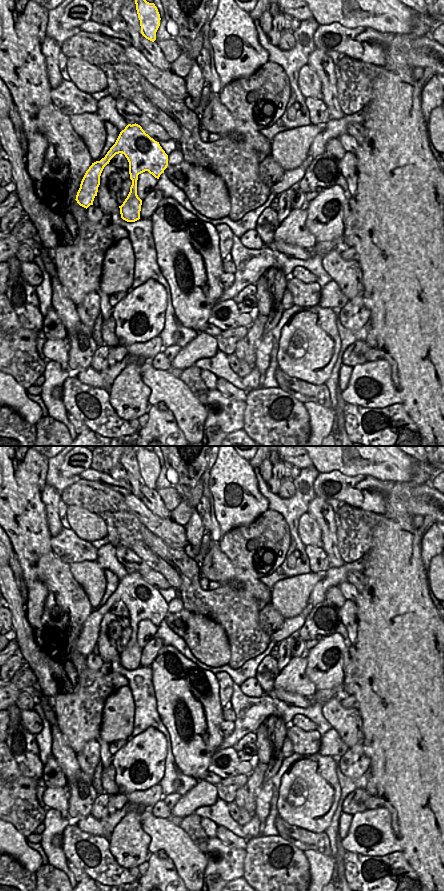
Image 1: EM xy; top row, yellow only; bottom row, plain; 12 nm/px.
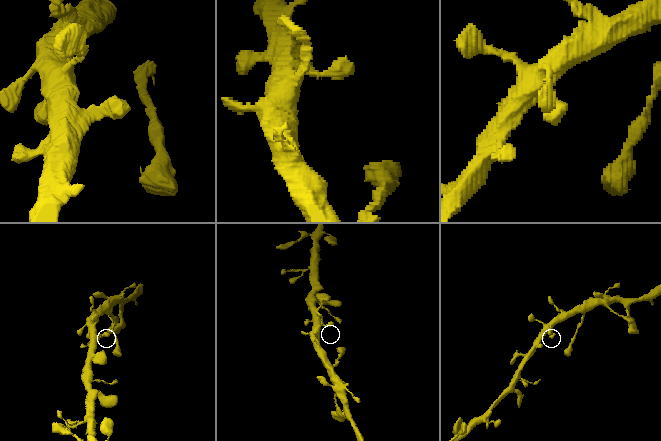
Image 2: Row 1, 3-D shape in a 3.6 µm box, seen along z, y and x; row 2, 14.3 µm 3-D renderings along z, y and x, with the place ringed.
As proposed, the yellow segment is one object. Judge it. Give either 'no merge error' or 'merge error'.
no merge error

